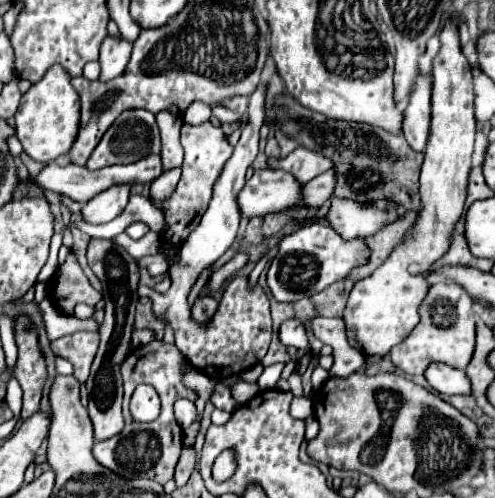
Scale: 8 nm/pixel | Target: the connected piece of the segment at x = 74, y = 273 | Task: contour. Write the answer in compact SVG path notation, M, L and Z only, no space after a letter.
M70 251L66 259L60 277L52 283L52 299L56 307L64 311L64 315L72 315L76 303L94 306L102 299L102 293L90 285L90 281L78 267L78 260L73 251Z

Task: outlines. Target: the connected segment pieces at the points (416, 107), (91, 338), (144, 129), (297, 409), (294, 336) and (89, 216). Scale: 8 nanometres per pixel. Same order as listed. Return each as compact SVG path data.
M418 73L414 91L410 93L408 107L404 109L402 133L414 151L424 151L428 133L430 133L430 95L432 95L432 77Z
M66 335L52 341L52 351L74 365L74 377L84 383L98 349L98 335Z
M128 109L106 131L102 141L98 143L98 147L90 155L86 167L94 171L94 169L102 169L106 165L134 163L134 161L150 155L150 153L160 153L160 133L158 133L158 125L156 125L154 113L150 113L146 109Z
M304 396L293 398L290 405L290 414L293 418L304 420L313 413L313 404L309 398Z
M288 319L280 327L280 341L288 347L308 347L306 325L300 319Z
M114 185L106 191L98 193L88 205L82 209L82 217L88 223L106 223L112 221L116 215L120 215L128 203L132 185Z

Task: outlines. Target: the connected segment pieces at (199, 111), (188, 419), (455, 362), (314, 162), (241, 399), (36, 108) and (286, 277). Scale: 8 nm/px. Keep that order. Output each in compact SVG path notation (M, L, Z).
M192 103L190 107L188 107L188 111L184 113L184 121L186 123L190 123L190 125L198 125L198 123L206 123L208 119L210 119L210 115L212 115L212 111L210 111L210 105L206 105L206 103Z
M178 399L174 403L174 415L176 415L176 421L182 429L186 429L194 419L196 419L196 407L192 401L188 399Z
M456 283L432 285L420 307L420 315L422 321L416 329L404 339L404 343L390 351L394 365L412 375L422 375L430 363L446 363L456 369L464 369L474 355L476 343L476 319L470 295L466 295L466 291Z
M304 147L292 151L286 159L268 159L268 163L272 169L284 169L292 173L300 183L308 183L310 179L332 169L334 165L330 163L330 159L326 159L326 155L318 155L316 151L306 151Z
M238 377L236 383L230 387L230 391L232 391L234 401L236 401L238 405L242 405L242 403L250 401L250 399L258 393L258 385L256 385L256 383L246 383L242 377Z
M54 65L42 81L34 83L28 93L22 95L20 107L16 111L16 137L20 139L24 153L30 155L34 161L50 163L56 157L70 151L76 135L78 135L78 123L80 123L80 97L70 85L70 75Z
M314 223L282 239L278 253L268 269L268 287L272 295L284 303L298 301L304 297L314 297L334 281L344 279L350 269L364 265L368 255L370 251L360 239L344 241L334 229Z

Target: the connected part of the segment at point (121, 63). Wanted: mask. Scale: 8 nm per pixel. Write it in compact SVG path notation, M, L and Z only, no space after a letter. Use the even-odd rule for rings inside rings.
M108 35L100 47L100 65L102 65L100 81L110 81L110 79L122 75L122 71L126 69L128 61L130 61L130 53L132 53L130 41Z

